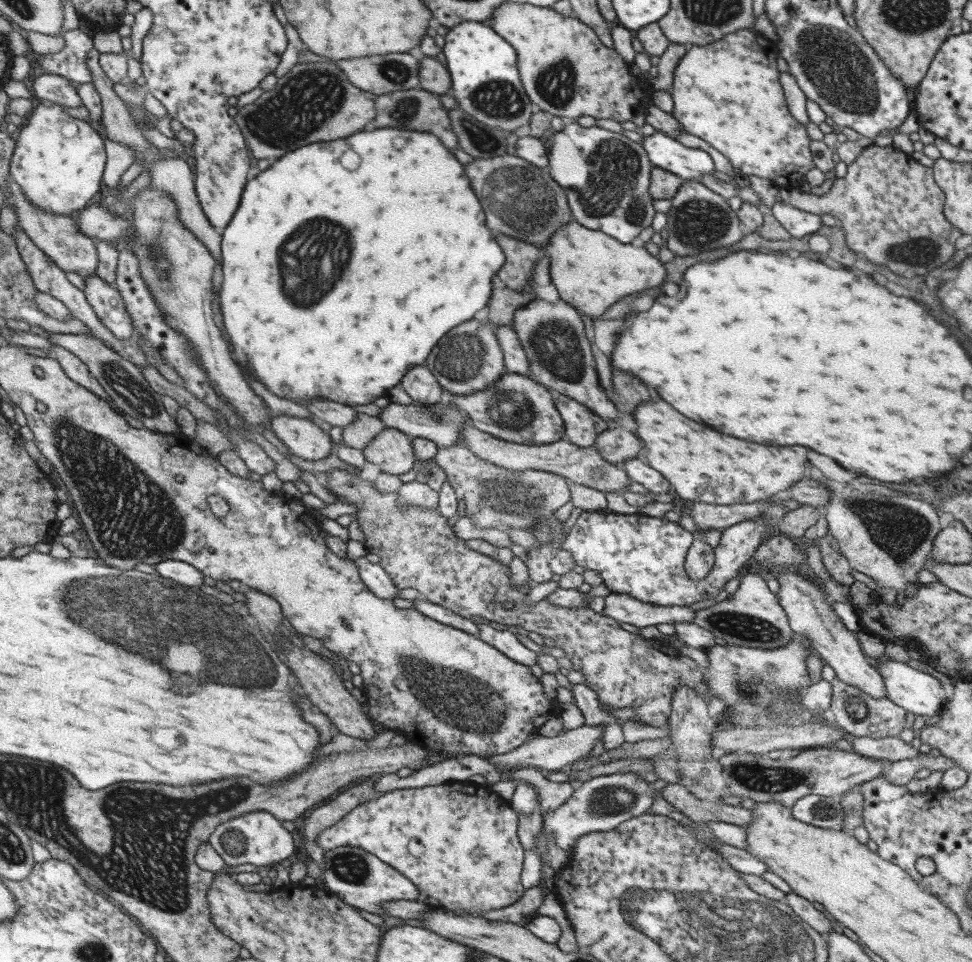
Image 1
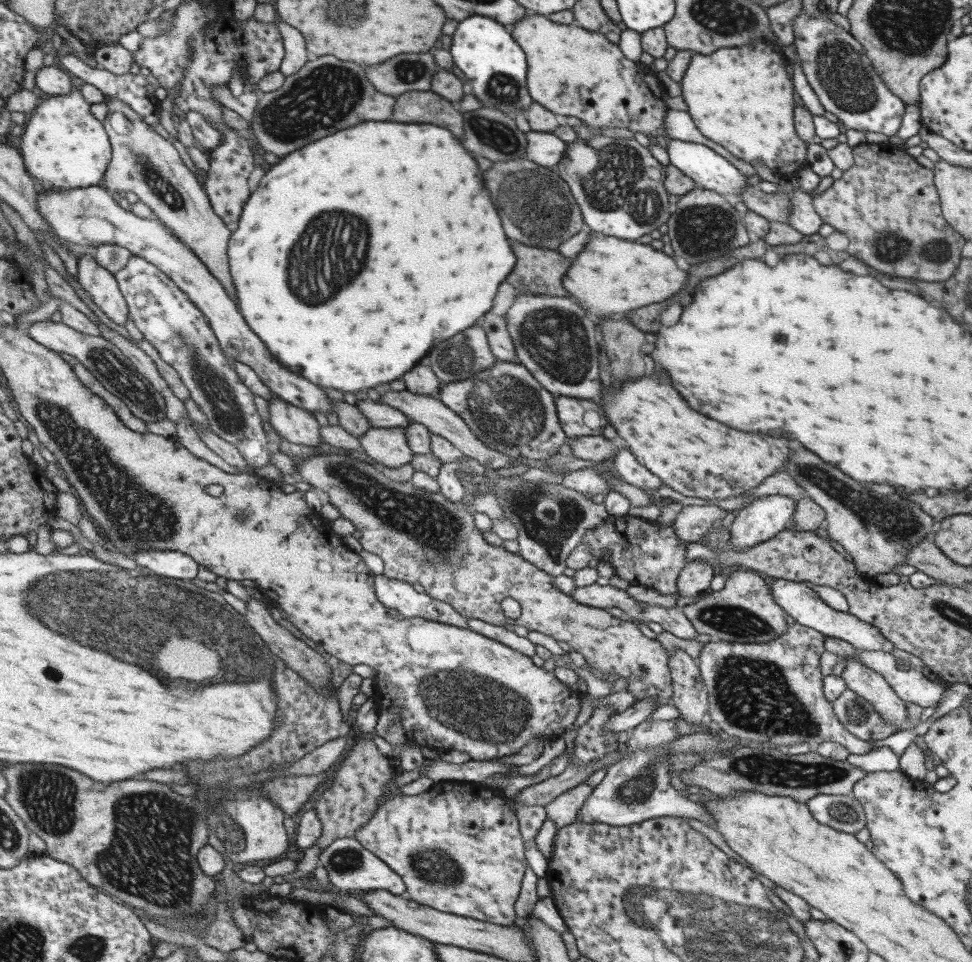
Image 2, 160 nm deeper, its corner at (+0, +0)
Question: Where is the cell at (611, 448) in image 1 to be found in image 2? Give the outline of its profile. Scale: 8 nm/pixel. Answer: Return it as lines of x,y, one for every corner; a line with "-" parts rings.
582,436
567,438
564,447
579,460
590,460
593,463
611,460
615,454
615,447
608,438
599,436

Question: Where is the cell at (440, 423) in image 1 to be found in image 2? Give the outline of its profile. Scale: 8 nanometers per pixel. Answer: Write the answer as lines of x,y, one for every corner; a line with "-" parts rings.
368,398
356,401
355,406
373,428
405,428
412,421
395,408

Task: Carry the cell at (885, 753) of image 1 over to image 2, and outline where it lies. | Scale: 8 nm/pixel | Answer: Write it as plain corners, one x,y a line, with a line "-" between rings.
793,623
777,638
755,644
730,643
710,640
698,655
701,680
707,690
707,714
717,733
734,737
751,745
770,745
788,748
799,743
817,746
822,742
841,745
849,754
867,754
875,750
869,742
861,741
847,732
832,712
832,703
823,697
820,654
824,651
821,633

